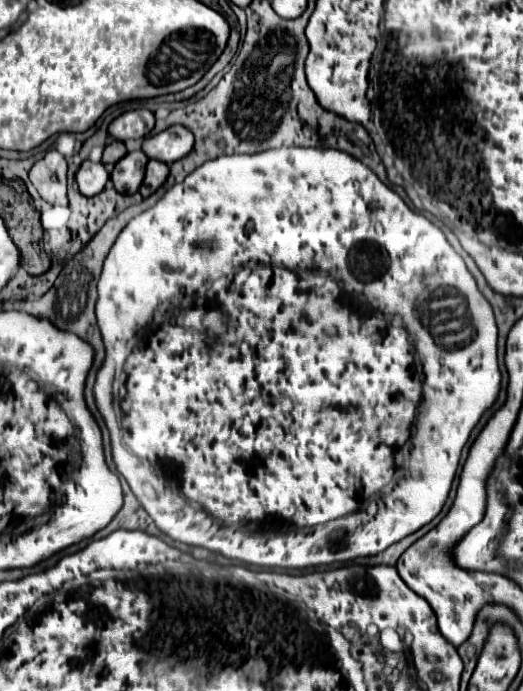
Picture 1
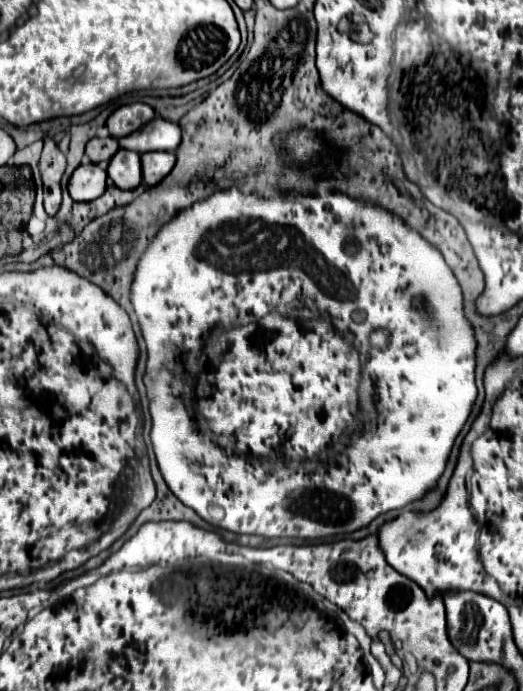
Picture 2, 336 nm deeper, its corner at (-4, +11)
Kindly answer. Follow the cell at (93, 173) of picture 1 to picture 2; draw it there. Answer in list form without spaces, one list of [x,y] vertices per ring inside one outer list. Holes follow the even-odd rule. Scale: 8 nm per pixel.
[[[80,164],[68,180],[68,192],[76,202],[98,198],[106,188],[106,168],[100,164]]]

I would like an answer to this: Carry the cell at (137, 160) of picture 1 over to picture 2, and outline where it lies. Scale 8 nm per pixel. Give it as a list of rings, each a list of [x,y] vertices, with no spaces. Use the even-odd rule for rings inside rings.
[[[118,150],[108,164],[110,180],[124,190],[134,190],[142,182],[142,168],[140,168],[140,154],[132,150]]]

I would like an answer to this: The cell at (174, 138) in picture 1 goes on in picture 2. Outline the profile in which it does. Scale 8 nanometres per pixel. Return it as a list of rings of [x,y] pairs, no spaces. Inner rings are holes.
[[[156,118],[156,120],[148,122],[144,128],[136,130],[134,134],[120,138],[118,144],[120,144],[120,148],[134,150],[138,154],[154,152],[154,150],[174,152],[180,144],[180,126],[174,122]]]

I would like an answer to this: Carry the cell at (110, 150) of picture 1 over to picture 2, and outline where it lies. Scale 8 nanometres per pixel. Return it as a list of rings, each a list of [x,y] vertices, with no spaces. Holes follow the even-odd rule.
[[[92,138],[86,144],[86,156],[94,164],[106,164],[116,152],[118,152],[118,140],[116,138]]]

